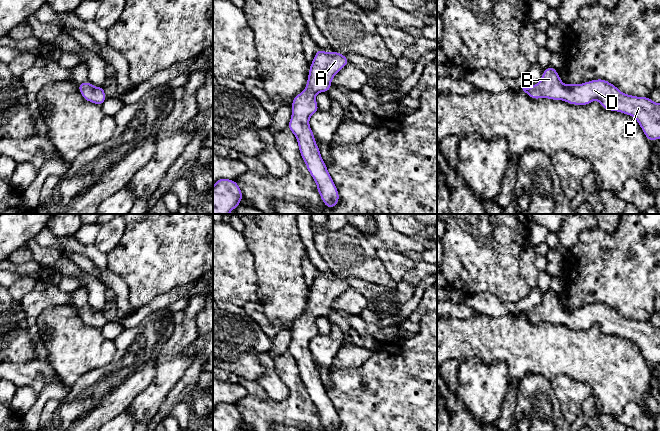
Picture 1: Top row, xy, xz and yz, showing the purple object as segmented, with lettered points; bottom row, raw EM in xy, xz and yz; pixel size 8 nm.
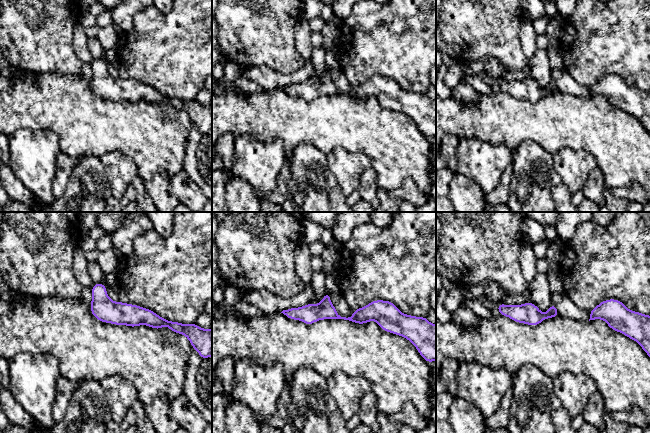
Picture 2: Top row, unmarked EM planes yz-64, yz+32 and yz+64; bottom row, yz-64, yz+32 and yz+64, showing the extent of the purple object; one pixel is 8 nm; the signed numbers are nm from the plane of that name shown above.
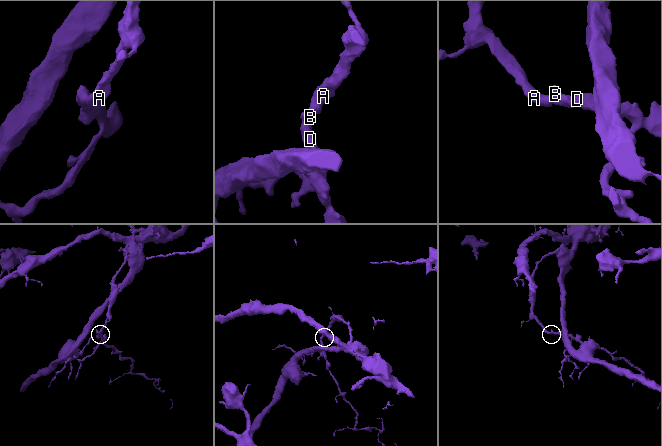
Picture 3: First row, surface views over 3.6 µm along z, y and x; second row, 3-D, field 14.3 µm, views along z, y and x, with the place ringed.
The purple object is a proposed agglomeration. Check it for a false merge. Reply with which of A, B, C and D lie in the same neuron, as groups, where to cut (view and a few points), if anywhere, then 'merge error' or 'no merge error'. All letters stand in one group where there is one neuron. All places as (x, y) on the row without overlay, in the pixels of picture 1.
A B C D; no cut; no merge error

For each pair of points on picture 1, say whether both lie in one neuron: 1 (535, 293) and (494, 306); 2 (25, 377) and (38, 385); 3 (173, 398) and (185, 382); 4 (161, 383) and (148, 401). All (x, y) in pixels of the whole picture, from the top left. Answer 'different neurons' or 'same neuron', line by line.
1: same neuron
2: same neuron
3: same neuron
4: same neuron

